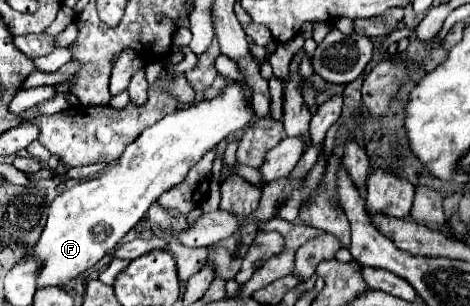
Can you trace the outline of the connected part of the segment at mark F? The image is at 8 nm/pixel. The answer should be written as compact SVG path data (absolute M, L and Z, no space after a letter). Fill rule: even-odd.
M230 82L220 90L218 98L204 100L194 108L176 110L146 128L124 150L120 160L112 162L98 178L84 180L56 196L38 242L24 254L24 258L34 258L40 264L36 290L46 286L66 288L74 278L98 264L146 216L150 204L164 190L180 184L200 156L212 150L222 138L242 130L252 116L254 112L244 100L244 86Z

